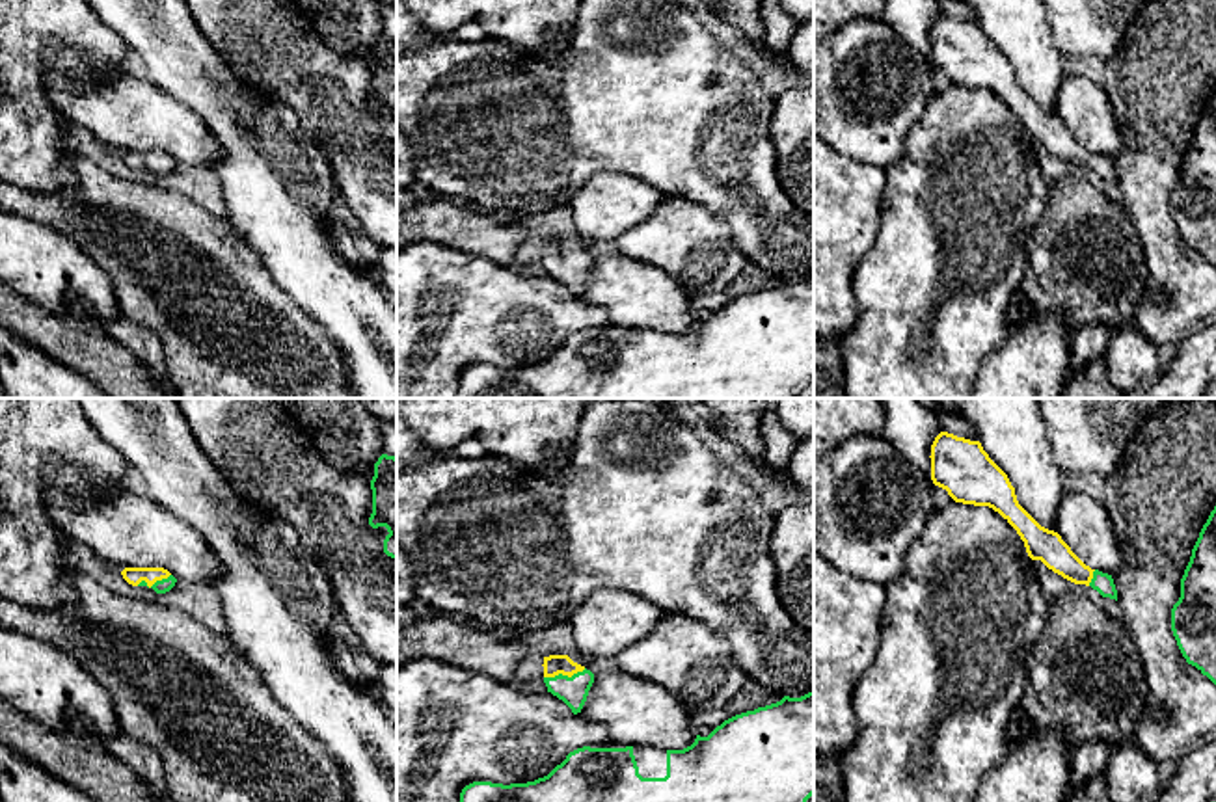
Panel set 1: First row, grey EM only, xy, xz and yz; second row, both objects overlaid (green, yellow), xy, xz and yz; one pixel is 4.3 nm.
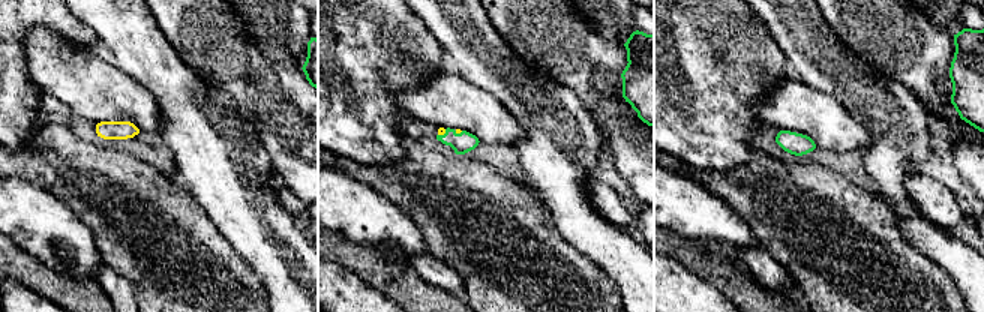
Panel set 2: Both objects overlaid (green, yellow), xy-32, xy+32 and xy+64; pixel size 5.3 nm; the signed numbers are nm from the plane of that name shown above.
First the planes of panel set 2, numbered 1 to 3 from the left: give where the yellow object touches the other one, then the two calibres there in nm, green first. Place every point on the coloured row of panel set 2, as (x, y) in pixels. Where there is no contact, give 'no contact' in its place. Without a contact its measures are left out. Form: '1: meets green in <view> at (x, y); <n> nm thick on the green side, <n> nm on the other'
1: no contact
2: meets green in xy+32 at (444, 134); 120 nm thick on the green side, 50 nm on the other
3: no contact

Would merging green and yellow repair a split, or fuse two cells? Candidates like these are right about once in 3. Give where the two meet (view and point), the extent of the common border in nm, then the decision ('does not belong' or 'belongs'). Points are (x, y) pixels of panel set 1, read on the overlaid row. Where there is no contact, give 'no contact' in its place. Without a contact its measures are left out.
meets green in xz at (565, 676); contact 190 nm long; belongs

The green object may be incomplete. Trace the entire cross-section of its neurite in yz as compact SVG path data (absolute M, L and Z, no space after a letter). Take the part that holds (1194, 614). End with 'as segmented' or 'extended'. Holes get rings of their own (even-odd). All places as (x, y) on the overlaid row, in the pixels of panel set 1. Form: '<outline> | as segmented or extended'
M1216 506L1181 579L1171 631L1186 662L1216 685Z | as segmented

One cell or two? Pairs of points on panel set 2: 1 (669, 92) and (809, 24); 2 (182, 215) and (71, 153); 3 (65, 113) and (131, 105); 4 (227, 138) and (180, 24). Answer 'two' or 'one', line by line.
1: two
2: one
3: two
4: two

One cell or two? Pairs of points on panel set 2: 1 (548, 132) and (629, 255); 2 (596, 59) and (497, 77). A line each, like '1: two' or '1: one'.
1: one
2: two

